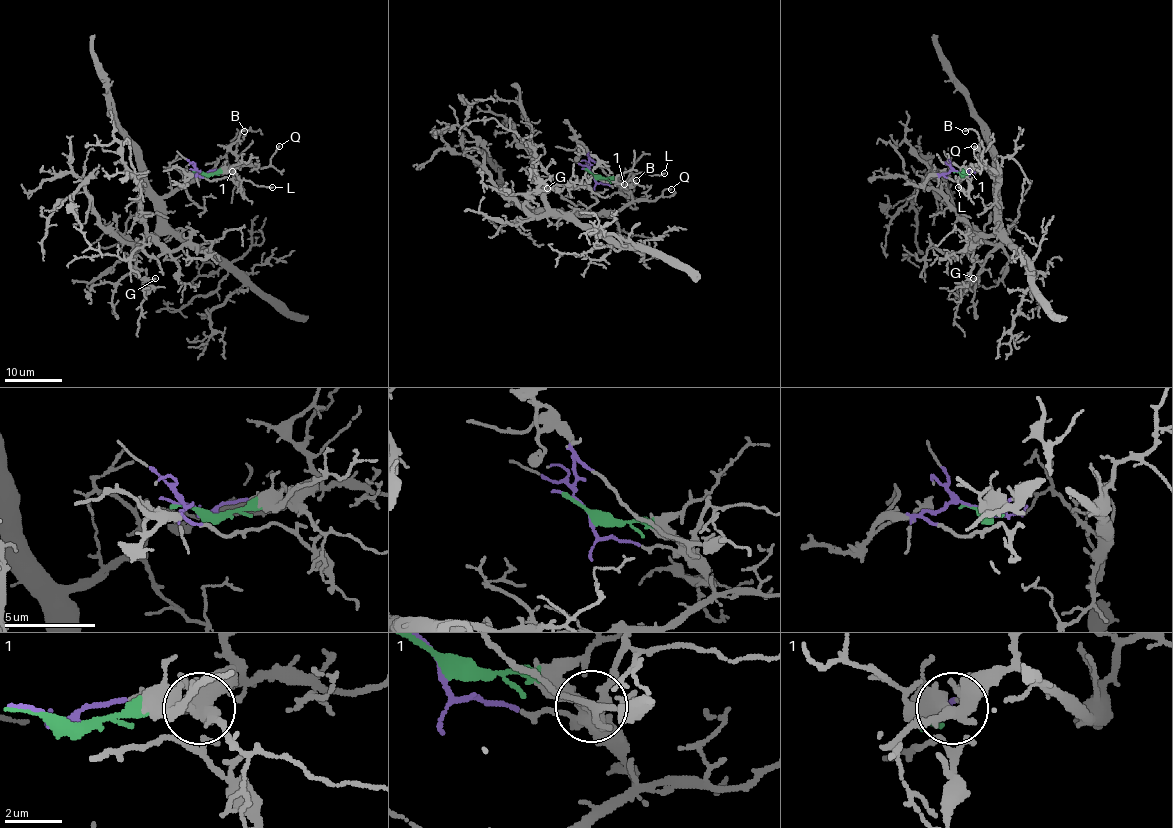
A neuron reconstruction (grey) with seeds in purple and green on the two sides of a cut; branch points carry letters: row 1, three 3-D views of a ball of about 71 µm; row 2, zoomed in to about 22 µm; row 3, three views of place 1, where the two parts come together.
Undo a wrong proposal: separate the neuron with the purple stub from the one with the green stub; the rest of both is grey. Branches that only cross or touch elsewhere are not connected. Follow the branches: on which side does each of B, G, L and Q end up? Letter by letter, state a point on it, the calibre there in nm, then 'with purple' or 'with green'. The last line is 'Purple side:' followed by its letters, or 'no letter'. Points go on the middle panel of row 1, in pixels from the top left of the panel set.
B: place (636, 180); calibre 100 nm; with purple
G: place (547, 188); calibre 140 nm; with purple
L: place (664, 173); calibre 130 nm; with purple
Q: place (671, 189); calibre 110 nm; with purple
Purple side: B, G, L, Q

